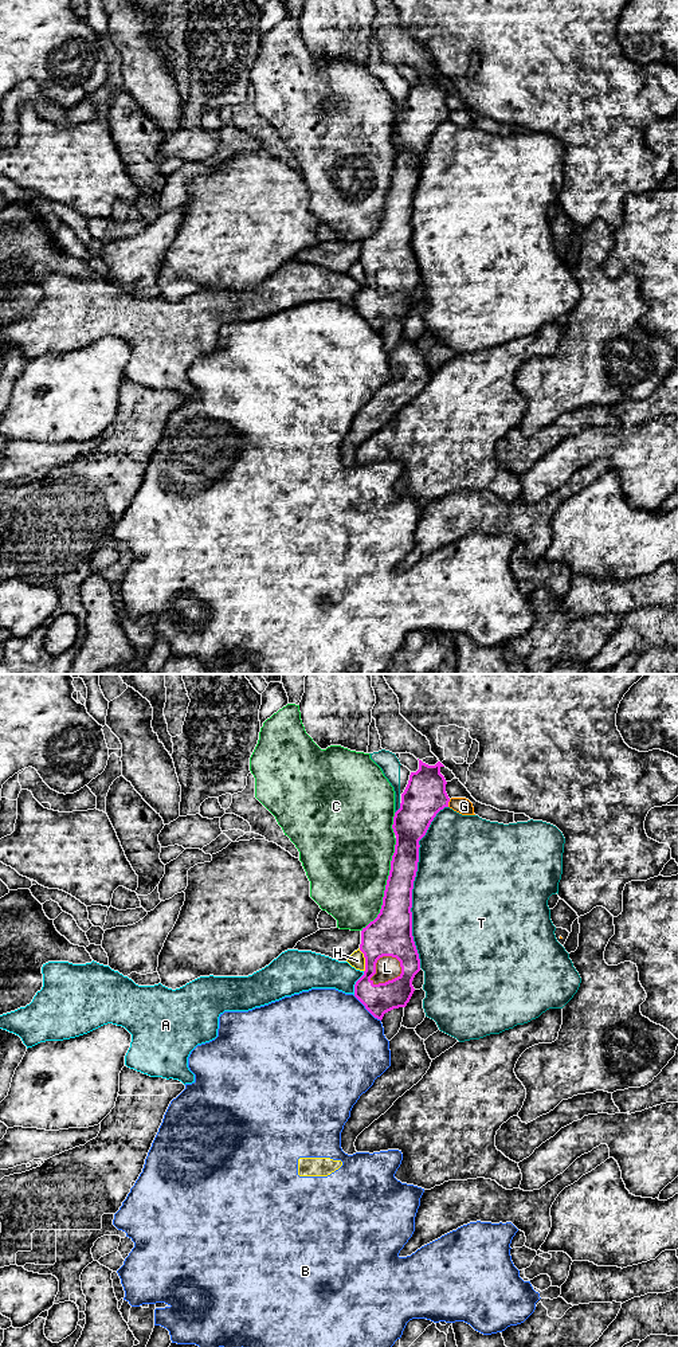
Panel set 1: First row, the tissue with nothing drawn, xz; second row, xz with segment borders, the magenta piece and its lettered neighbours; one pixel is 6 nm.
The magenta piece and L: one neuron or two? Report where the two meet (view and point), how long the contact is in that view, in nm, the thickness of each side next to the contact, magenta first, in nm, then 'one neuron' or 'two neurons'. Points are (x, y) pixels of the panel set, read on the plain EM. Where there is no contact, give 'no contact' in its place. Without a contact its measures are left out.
xz (375, 277) | 220 nm | 260/140 nm | one neuron

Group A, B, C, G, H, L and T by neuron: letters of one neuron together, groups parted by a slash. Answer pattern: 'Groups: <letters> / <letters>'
Groups: A / B H / C / G / L / T

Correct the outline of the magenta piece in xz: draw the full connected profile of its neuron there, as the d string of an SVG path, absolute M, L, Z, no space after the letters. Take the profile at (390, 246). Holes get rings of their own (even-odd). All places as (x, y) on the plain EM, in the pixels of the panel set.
M419 73L419 82L411 85L408 97L401 106L400 121L393 129L396 148L395 165L387 192L383 218L377 230L361 243L360 263L365 270L364 287L354 297L354 309L377 332L399 320L405 320L415 301L412 293L420 283L420 271L412 248L412 201L419 175L419 153L426 148L436 126L448 120L446 91L440 86L440 74L428 78Z

